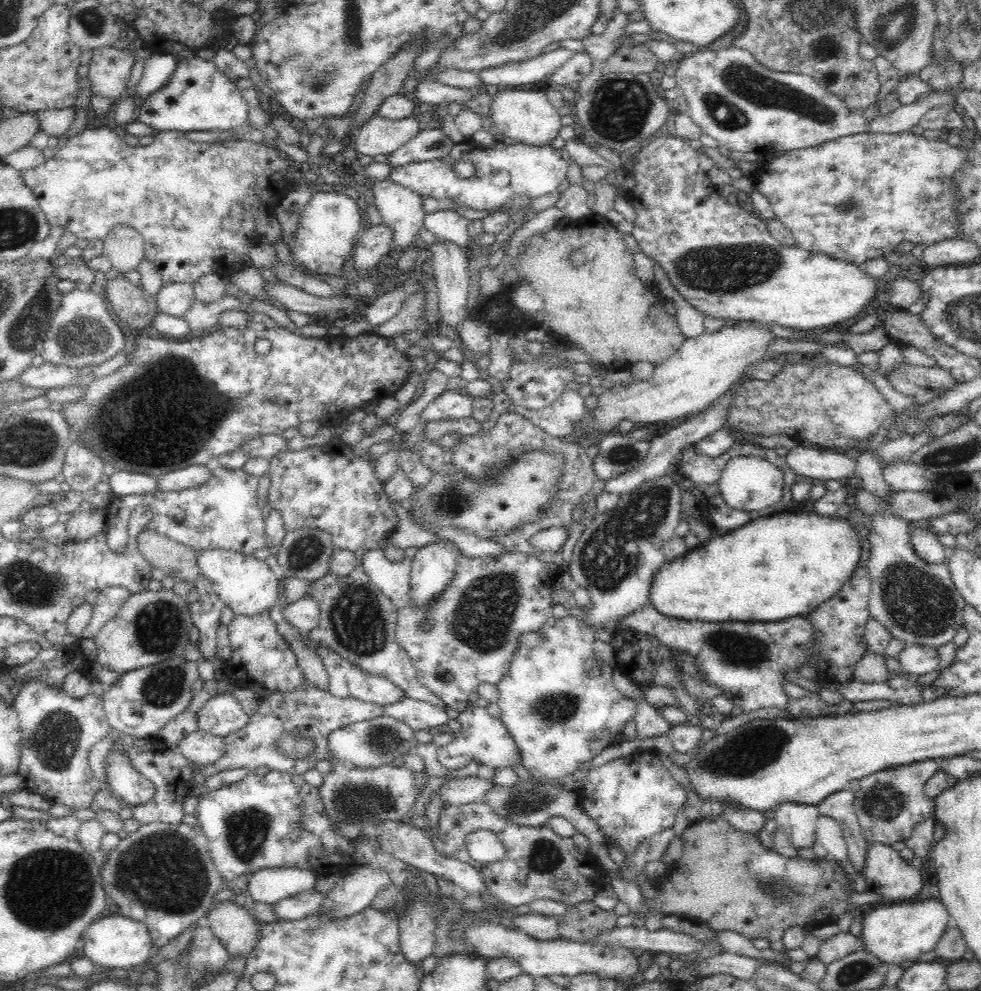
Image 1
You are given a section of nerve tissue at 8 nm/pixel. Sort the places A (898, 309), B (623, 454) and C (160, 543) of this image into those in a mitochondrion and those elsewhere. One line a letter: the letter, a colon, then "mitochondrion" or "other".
A: other
B: mitochondrion
C: other

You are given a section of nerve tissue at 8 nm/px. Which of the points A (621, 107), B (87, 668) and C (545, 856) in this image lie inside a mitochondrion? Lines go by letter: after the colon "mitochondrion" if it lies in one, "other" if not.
A: mitochondrion
B: other
C: mitochondrion

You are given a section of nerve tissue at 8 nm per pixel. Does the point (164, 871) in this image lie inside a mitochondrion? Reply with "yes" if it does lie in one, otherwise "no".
yes

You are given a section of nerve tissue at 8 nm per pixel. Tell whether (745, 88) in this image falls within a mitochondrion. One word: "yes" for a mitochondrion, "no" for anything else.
yes

